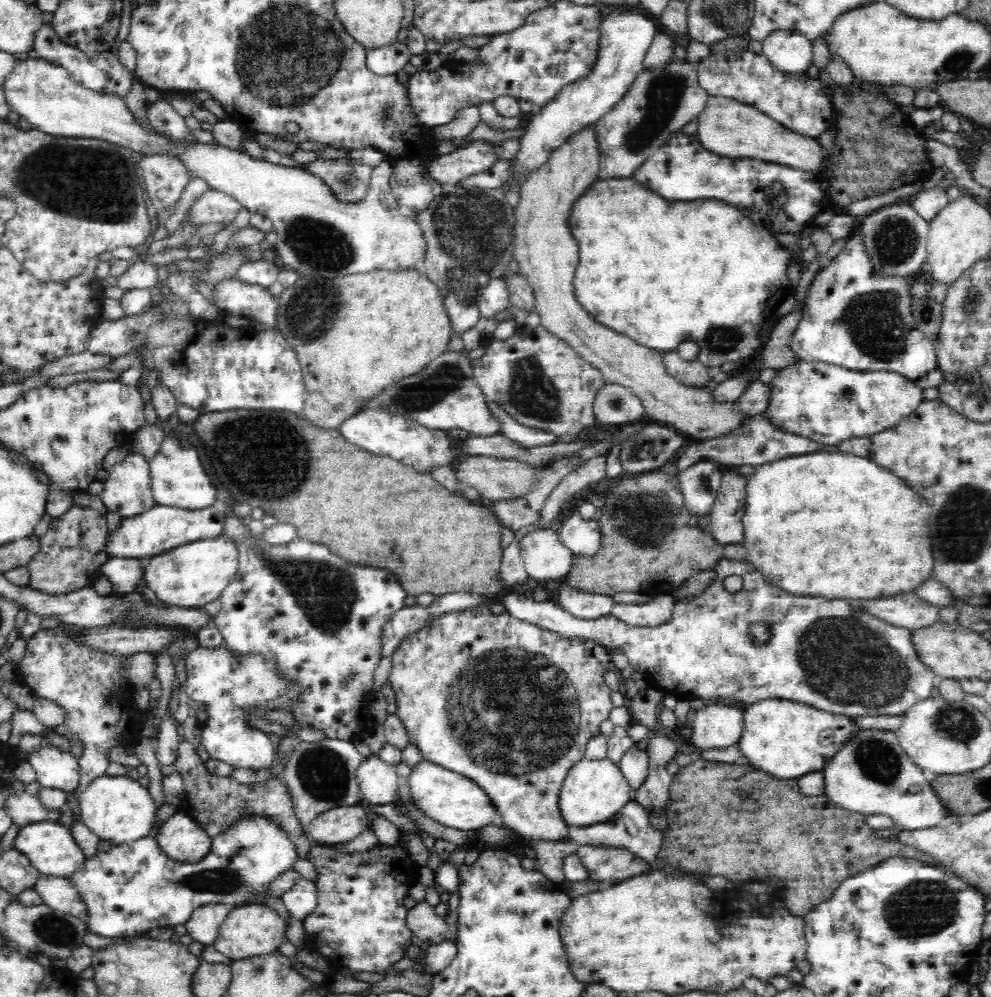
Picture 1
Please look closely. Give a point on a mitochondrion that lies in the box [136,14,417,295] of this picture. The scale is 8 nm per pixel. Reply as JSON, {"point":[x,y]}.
{"point":[277,83]}

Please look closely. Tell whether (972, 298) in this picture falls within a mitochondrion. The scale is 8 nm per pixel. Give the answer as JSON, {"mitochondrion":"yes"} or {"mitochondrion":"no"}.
{"mitochondrion":"yes"}

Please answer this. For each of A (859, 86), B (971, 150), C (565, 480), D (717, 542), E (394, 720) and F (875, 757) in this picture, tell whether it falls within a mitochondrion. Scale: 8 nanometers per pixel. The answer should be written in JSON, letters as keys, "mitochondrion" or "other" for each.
{"A":"other","B":"other","C":"other","D":"other","E":"other","F":"mitochondrion"}

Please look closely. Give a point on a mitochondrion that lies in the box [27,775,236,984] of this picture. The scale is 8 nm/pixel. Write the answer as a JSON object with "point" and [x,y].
{"point":[56,930]}

